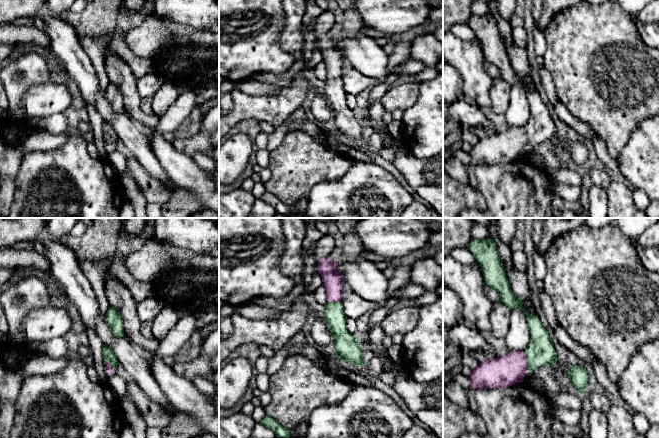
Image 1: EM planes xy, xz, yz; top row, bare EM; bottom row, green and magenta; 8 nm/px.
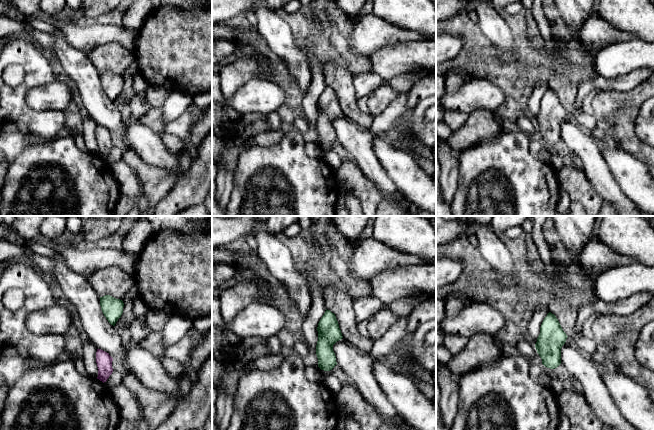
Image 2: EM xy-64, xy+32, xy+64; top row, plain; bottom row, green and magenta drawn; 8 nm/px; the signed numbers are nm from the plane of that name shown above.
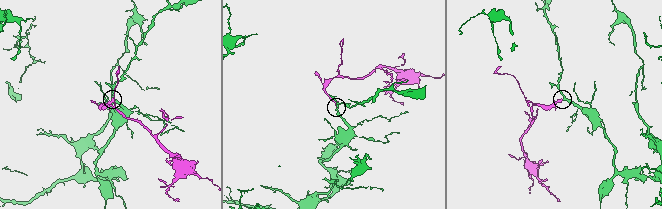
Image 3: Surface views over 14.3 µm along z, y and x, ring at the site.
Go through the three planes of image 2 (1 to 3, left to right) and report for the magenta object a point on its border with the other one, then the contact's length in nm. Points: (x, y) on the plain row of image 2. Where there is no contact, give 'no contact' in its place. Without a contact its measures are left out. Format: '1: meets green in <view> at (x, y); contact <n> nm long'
1: no contact
2: no contact
3: no contact

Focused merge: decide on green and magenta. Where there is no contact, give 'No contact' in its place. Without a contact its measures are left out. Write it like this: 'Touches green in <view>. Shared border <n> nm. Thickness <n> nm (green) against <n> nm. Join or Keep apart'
Touches green in yz. Shared border 150 nm. Thickness 220 nm (green) against 260 nm. Join

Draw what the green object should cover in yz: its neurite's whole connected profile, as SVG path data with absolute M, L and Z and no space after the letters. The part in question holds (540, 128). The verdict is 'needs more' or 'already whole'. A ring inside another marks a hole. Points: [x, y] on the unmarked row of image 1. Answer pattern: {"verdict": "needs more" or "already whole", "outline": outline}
{"verdict": "needs more", "outline": "M492 13L484 16L473 16L467 21L467 25L482 43L485 59L500 70L501 78L504 79L509 86L512 86L514 83L519 83L523 87L527 95L528 106L531 110L529 121L524 128L512 126L506 131L493 135L487 134L485 137L478 140L469 153L470 164L475 166L481 164L507 164L516 159L523 158L527 147L532 149L540 143L551 143L554 141L559 135L557 134L553 116L542 101L538 92L530 91L524 84L523 78L512 67L495 16Z"}

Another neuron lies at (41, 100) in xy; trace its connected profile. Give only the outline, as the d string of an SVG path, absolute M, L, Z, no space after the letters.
M48 82L31 86L22 98L21 106L32 117L48 117L63 113L71 102L71 92L66 85Z

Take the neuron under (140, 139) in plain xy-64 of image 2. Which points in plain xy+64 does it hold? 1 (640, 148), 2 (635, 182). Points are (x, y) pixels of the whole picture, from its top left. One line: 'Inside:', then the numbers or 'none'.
Inside: 2

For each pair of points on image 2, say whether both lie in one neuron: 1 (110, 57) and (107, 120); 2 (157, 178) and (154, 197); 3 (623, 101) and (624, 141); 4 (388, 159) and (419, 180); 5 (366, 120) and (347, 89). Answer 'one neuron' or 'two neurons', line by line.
1: two neurons
2: one neuron
3: one neuron
4: one neuron
5: one neuron

